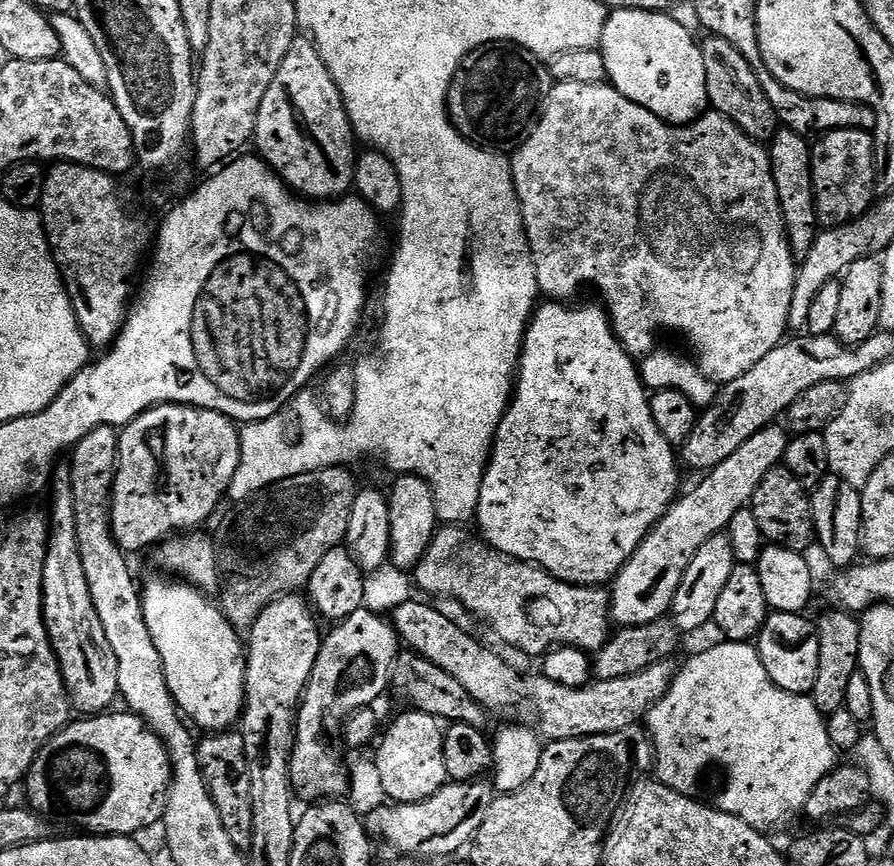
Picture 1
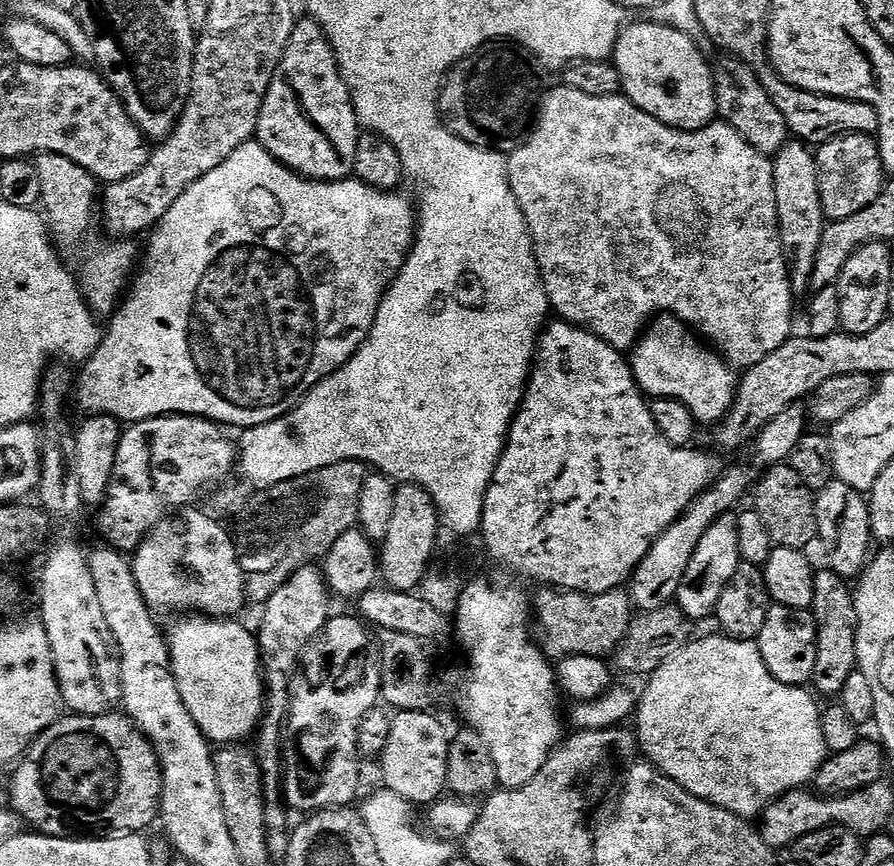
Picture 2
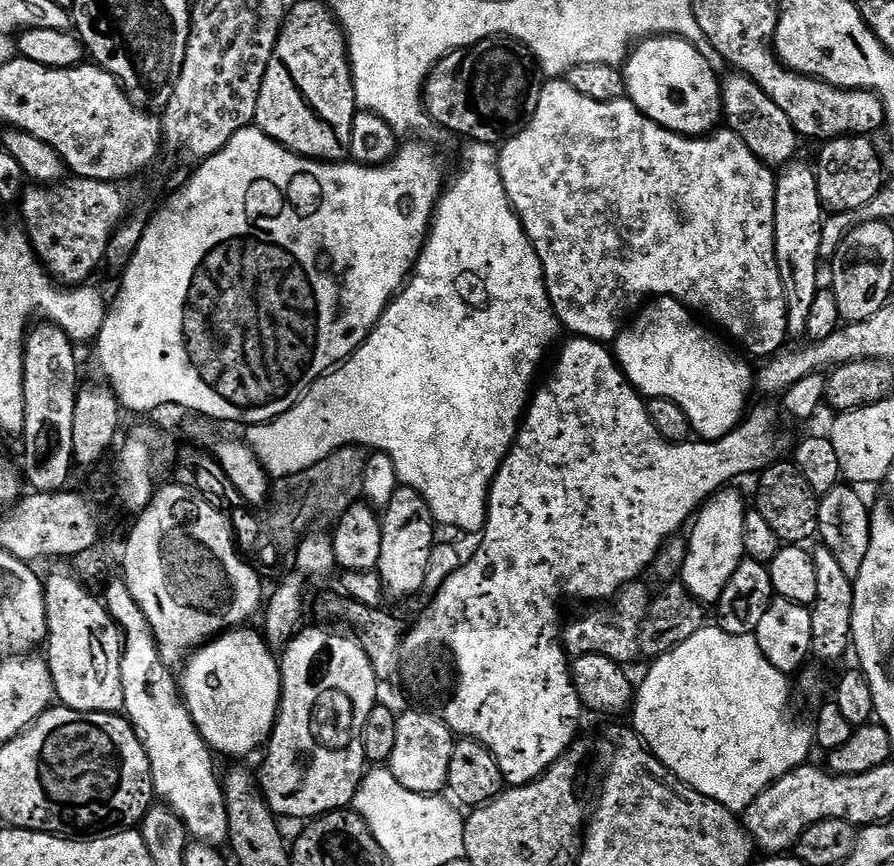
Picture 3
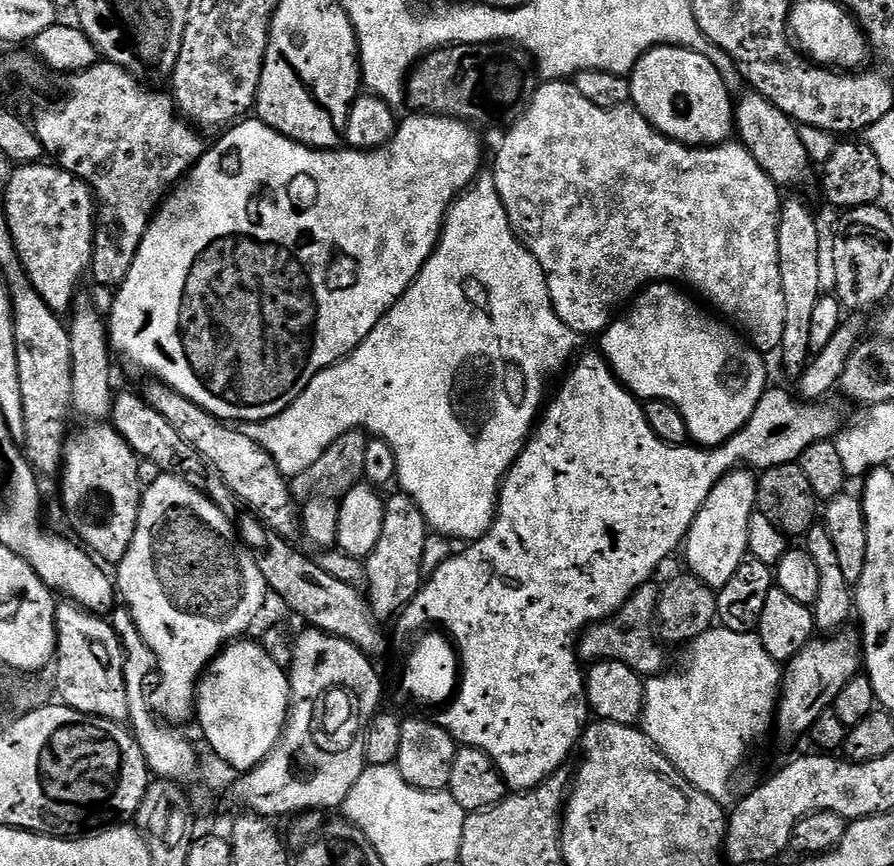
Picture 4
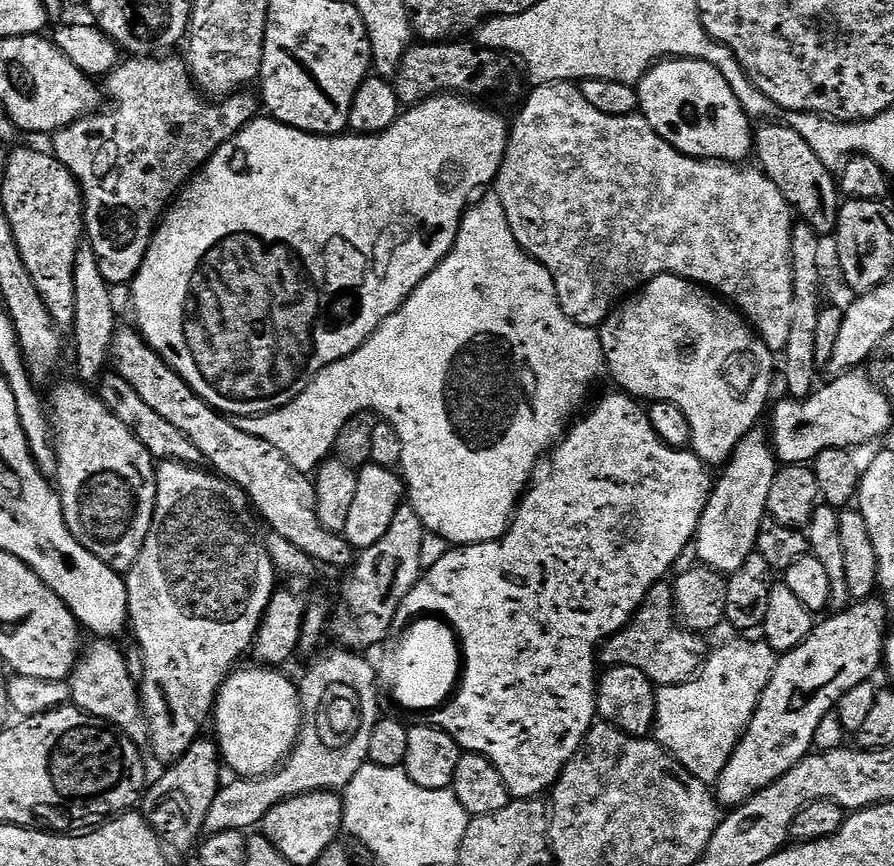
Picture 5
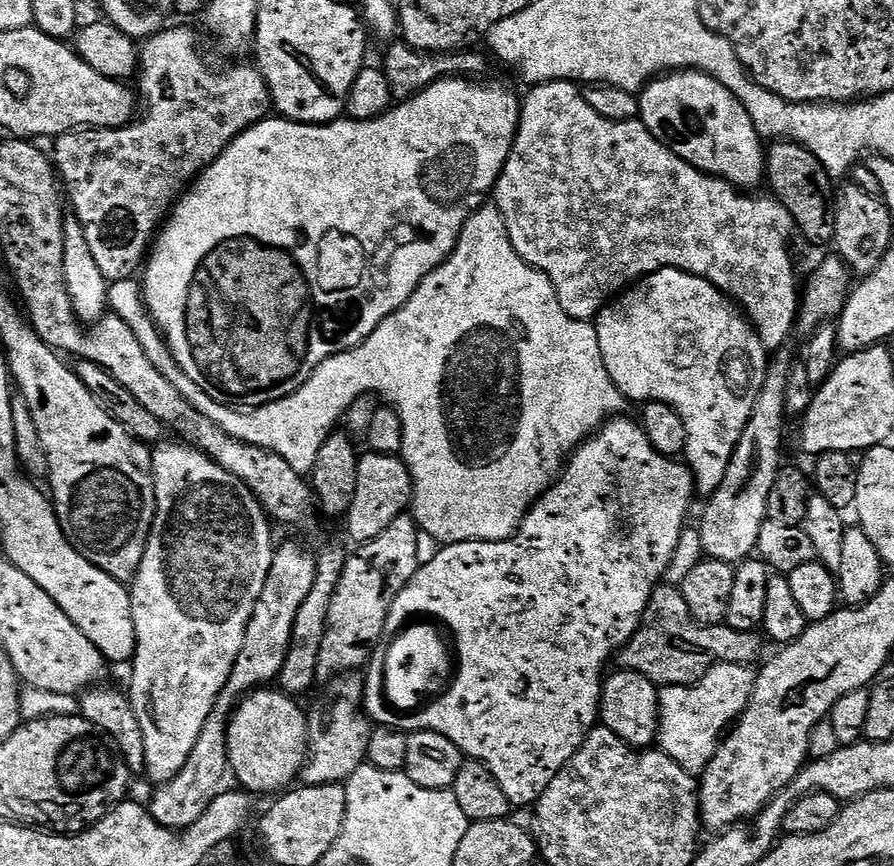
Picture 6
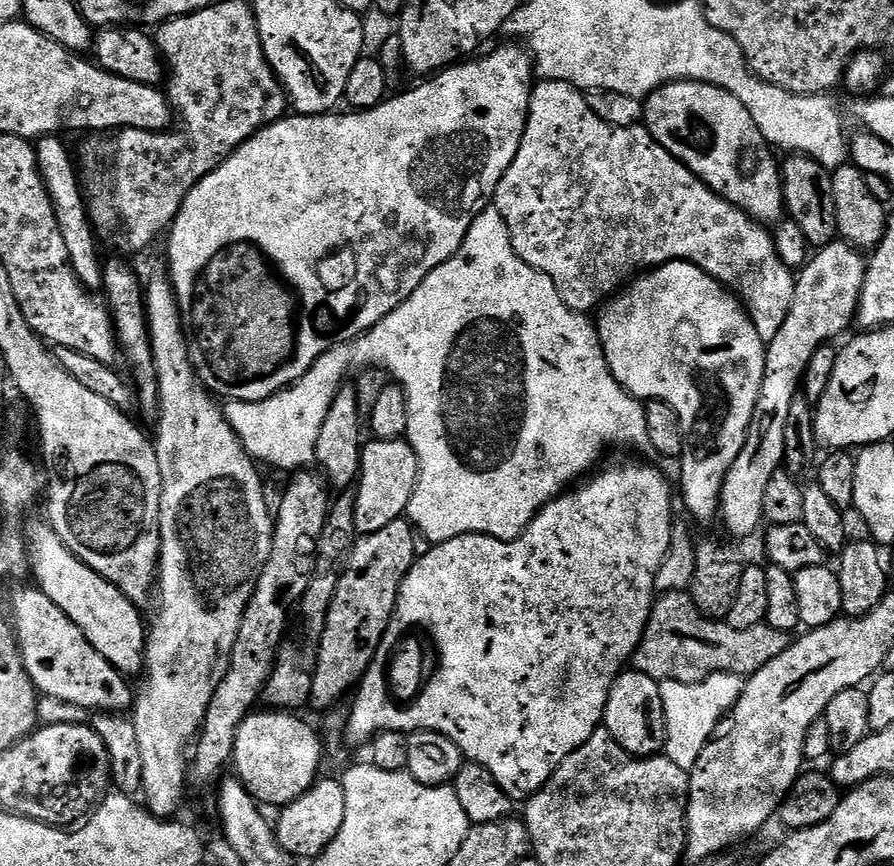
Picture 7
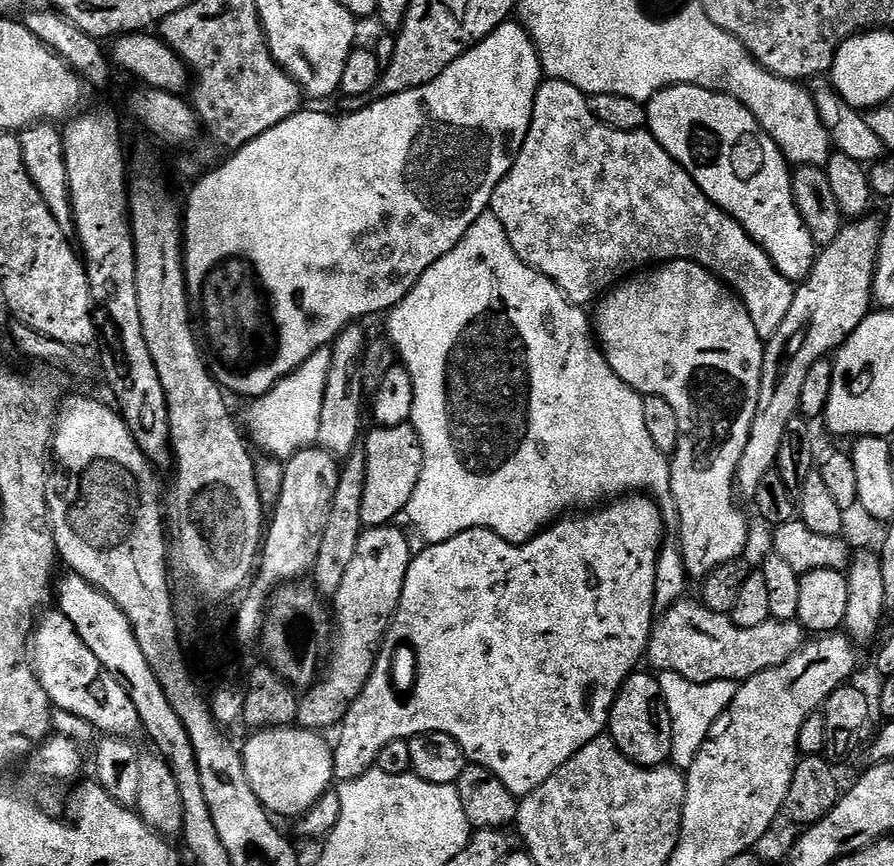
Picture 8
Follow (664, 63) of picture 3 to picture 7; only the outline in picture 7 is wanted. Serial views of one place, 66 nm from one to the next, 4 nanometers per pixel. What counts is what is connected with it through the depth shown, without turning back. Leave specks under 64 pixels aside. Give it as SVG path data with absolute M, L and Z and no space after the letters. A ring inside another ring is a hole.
M675 80L672 84L663 84L657 92L647 97L644 106L643 127L674 158L678 158L710 190L714 190L726 202L738 206L753 221L765 226L781 215L785 215L784 187L780 177L780 164L772 145L762 138L762 130L754 126L750 110L726 90L718 86L704 84L701 80Z

